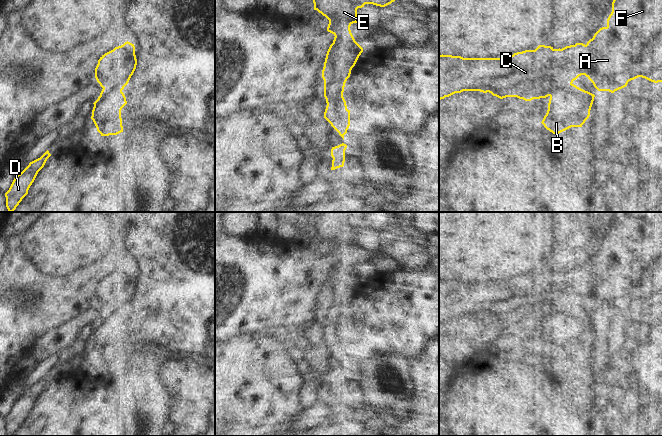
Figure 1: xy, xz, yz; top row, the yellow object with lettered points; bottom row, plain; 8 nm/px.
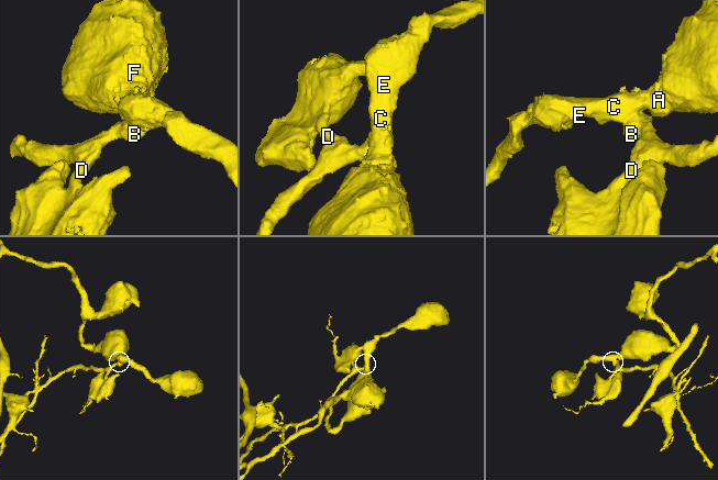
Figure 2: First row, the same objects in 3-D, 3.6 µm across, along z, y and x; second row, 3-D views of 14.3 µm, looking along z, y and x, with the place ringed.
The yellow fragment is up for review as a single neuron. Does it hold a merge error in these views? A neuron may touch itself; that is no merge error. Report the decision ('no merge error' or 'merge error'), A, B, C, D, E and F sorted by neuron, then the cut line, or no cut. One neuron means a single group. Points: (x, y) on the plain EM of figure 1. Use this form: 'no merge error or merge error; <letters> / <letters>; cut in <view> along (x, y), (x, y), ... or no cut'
merge error; A C E F / B D; cut in yz along (571, 307), (557, 312), (549, 319)

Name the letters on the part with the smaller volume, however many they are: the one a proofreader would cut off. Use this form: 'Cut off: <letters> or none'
Cut off: B, D

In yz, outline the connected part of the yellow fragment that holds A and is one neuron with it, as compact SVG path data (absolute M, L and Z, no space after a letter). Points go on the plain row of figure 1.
M618 212L607 250L600 252L586 269L576 267L562 273L539 269L535 274L501 282L439 279L439 325L463 315L489 316L500 323L517 321L531 325L550 320L557 313L572 308L581 299L585 299L598 315L611 317L626 311L629 305L638 301L654 307L662 306L662 212Z

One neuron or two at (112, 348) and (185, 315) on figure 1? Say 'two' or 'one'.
one

